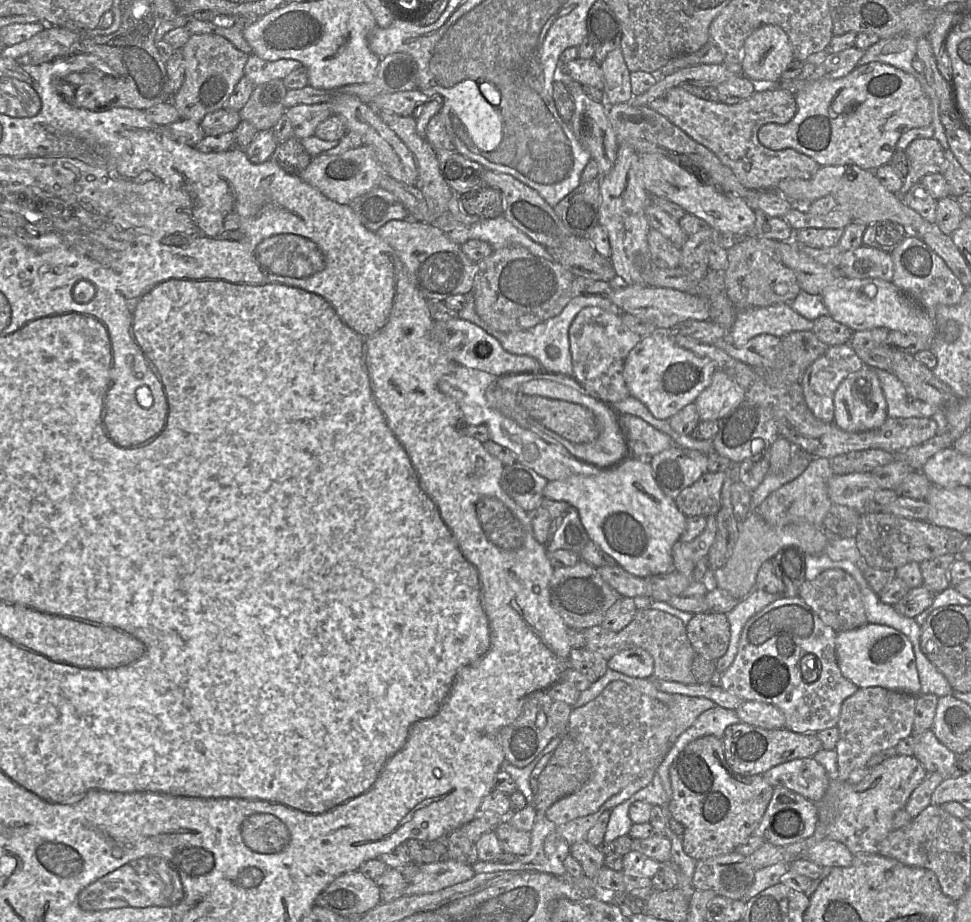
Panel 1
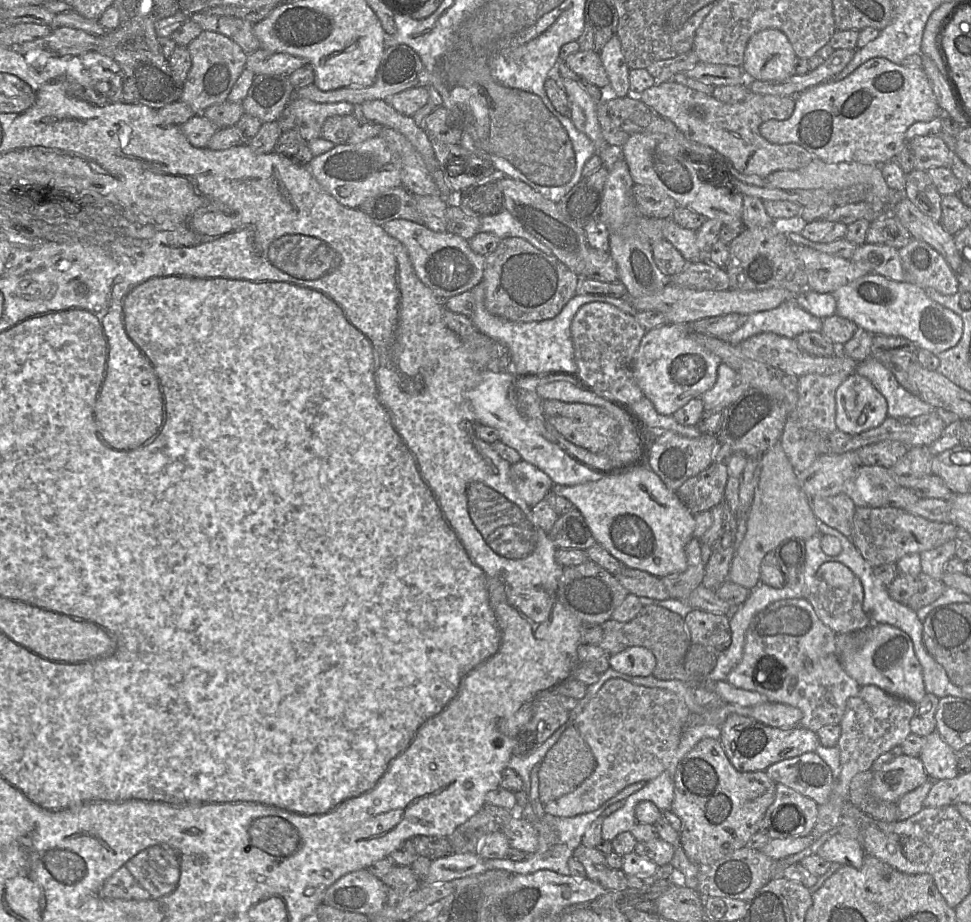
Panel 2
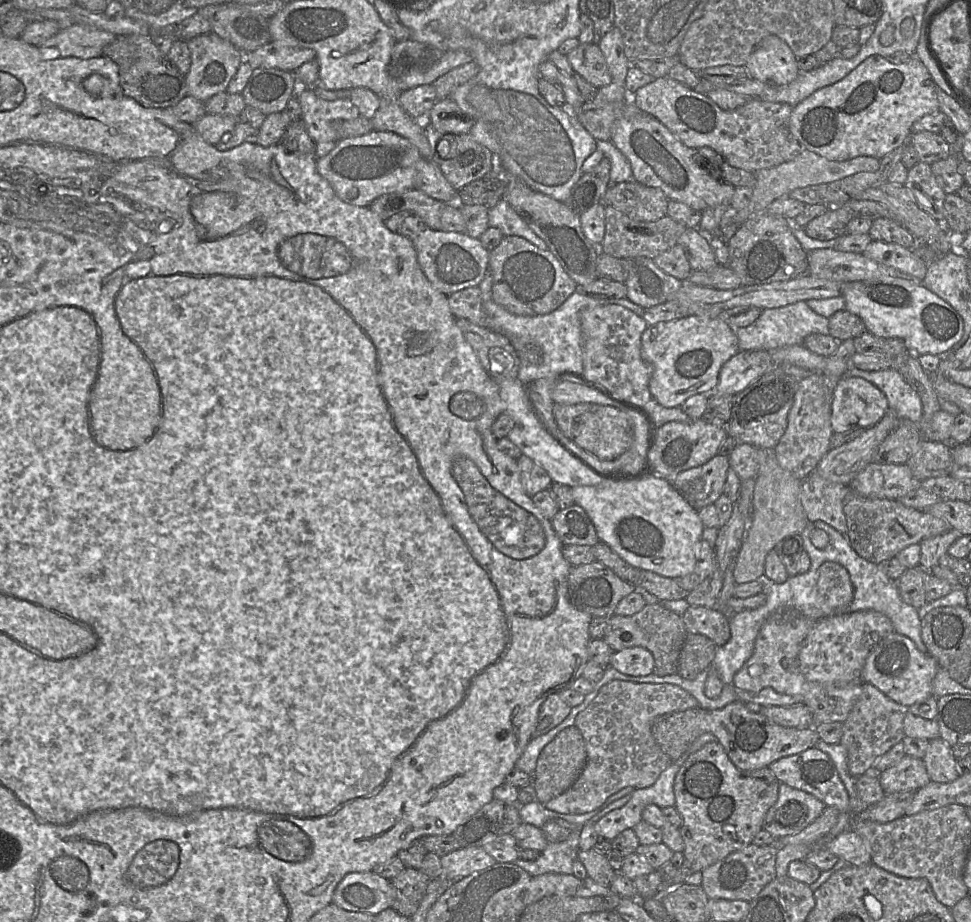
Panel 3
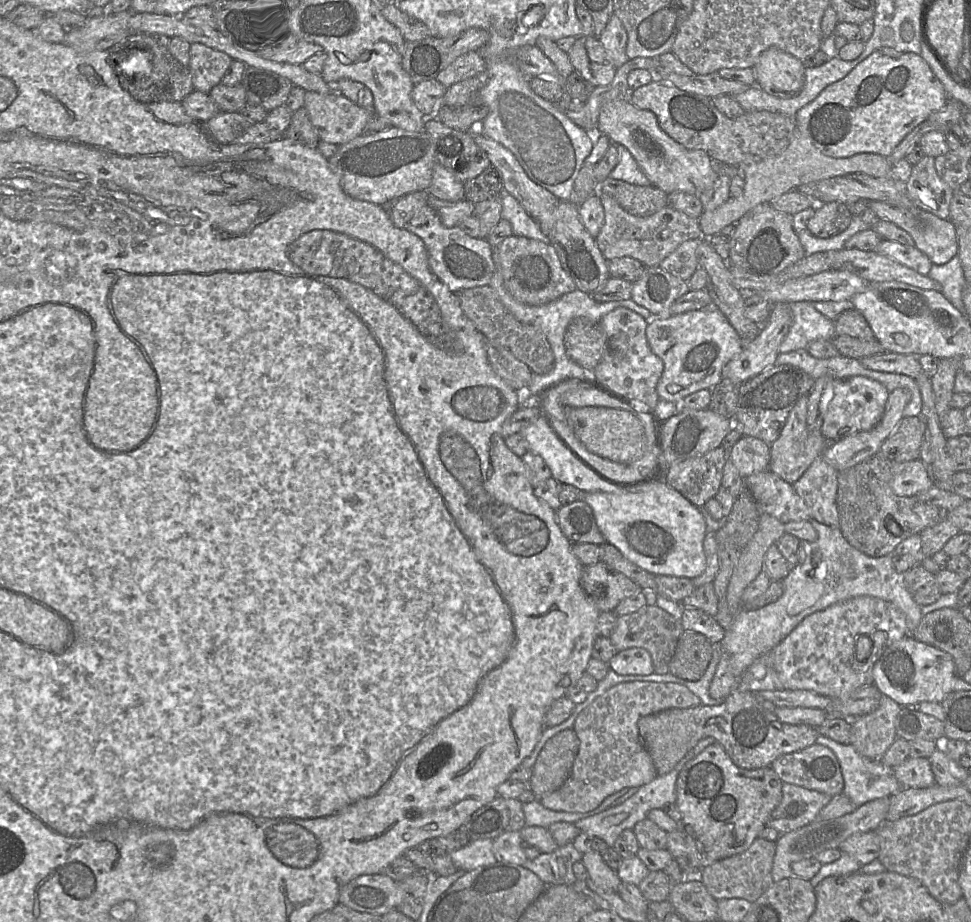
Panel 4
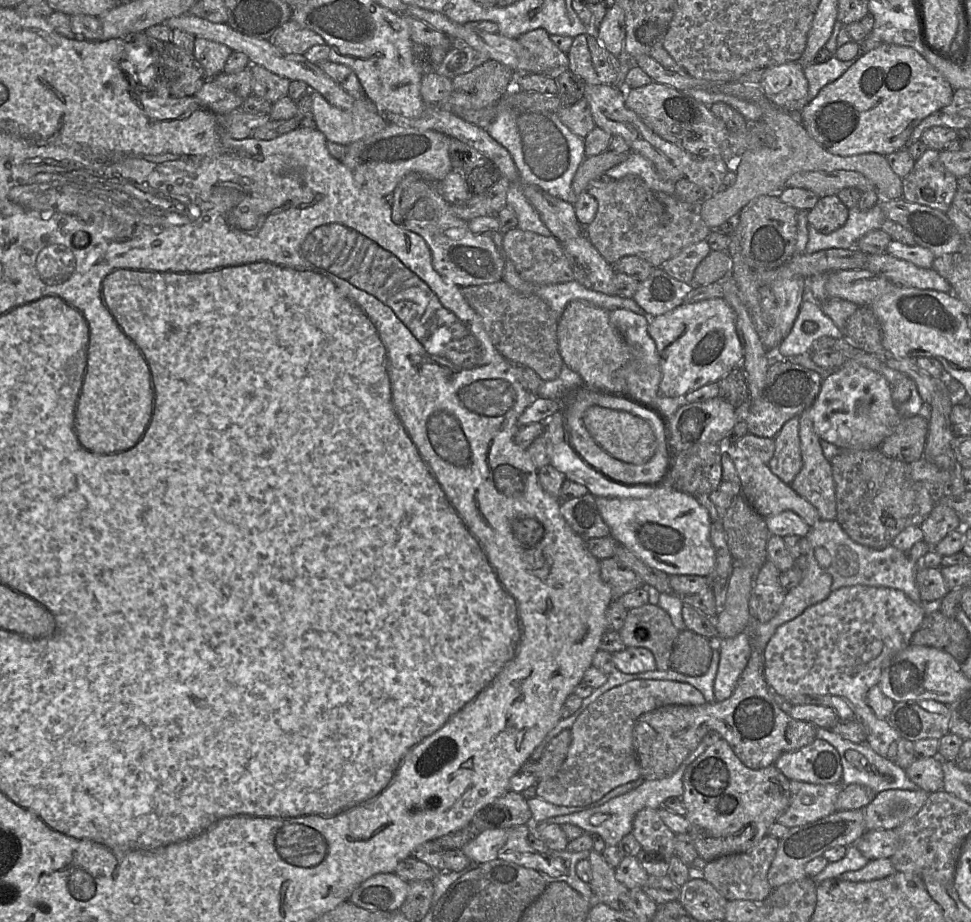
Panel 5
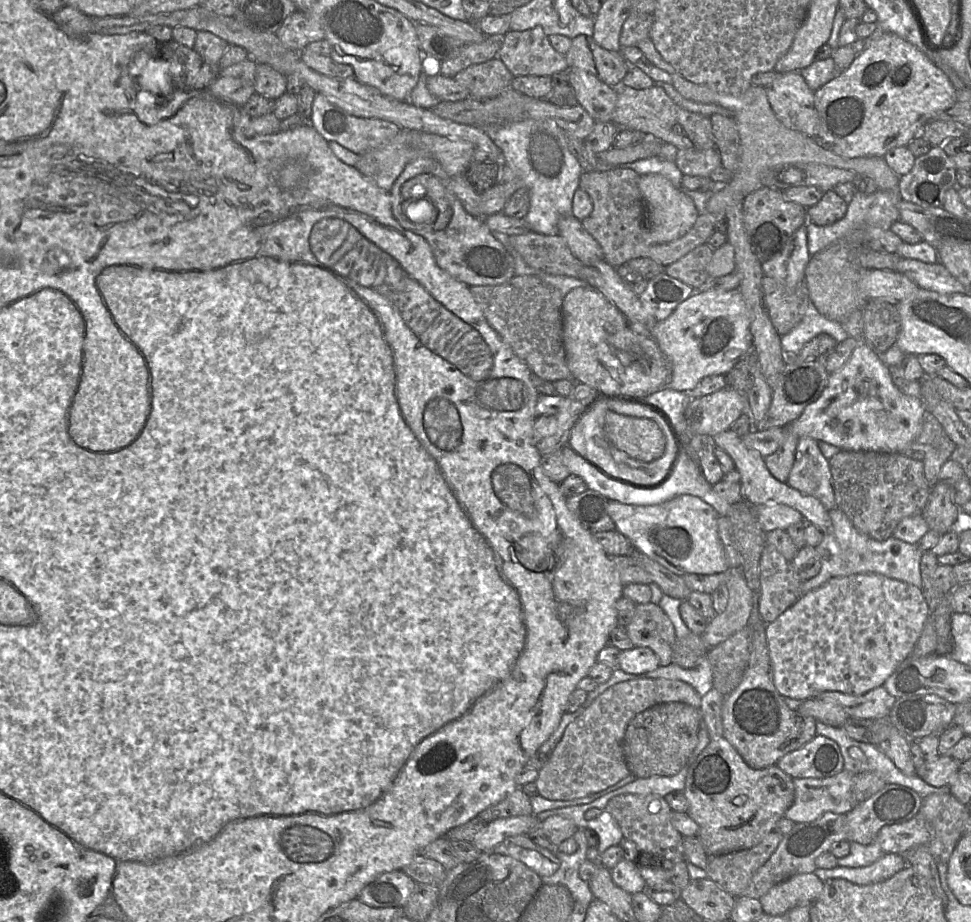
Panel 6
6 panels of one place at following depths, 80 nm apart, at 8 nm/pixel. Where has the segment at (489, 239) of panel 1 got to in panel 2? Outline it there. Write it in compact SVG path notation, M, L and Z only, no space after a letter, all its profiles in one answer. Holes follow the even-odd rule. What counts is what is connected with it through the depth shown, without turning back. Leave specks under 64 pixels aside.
M505 208L495 215L482 217L479 232L491 233L500 240L521 238L548 256L553 256L548 247L525 231L523 226Z

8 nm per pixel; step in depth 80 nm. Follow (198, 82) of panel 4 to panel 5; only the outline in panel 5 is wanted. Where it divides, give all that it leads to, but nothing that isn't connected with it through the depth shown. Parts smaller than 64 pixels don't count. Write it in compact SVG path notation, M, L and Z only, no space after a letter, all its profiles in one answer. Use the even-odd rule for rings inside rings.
M196 38L193 56L203 70L206 80L212 80L223 72L232 50L220 43Z

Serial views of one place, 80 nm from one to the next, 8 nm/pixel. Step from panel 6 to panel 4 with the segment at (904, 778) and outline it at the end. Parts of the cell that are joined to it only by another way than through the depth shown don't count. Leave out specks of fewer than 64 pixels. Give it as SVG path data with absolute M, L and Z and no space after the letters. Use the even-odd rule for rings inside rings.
M821 734L818 735L816 743L828 747L836 755L844 779L843 793L857 808L874 799L890 797L902 790L892 767L884 765L881 760L871 760L861 756L852 745L838 743Z

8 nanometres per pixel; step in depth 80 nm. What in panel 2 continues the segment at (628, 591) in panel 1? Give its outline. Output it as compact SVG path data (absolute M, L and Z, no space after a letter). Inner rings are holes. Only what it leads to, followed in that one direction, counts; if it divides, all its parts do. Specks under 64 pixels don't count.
M624 567L619 574L614 576L625 589L638 597L648 597L655 600L669 598L668 591L661 578L648 572Z

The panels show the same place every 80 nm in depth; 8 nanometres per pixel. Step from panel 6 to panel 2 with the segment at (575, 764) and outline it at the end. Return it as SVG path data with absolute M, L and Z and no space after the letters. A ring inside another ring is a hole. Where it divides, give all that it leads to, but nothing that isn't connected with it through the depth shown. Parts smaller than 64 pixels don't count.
M620 678L609 679L573 721L573 726L594 755L595 770L574 791L545 805L545 812L558 817L574 817L592 812L627 786L637 782L649 782L658 777L667 770L672 761L687 729L690 714L684 699L671 691L635 685Z

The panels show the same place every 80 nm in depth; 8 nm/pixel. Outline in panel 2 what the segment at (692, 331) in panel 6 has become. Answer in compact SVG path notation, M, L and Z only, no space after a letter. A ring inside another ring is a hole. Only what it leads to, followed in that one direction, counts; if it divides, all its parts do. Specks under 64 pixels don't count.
M666 323L647 331L634 354L634 380L659 414L672 415L715 384L721 359L696 343L689 334L688 324Z

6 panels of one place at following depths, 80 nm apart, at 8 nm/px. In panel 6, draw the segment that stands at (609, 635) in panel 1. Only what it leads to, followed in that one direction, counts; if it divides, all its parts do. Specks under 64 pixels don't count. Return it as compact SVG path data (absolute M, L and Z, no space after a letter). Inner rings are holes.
M653 602L637 604L634 616L625 627L634 647L649 647L657 655L660 666L672 663L673 647L676 642L674 625L664 610Z

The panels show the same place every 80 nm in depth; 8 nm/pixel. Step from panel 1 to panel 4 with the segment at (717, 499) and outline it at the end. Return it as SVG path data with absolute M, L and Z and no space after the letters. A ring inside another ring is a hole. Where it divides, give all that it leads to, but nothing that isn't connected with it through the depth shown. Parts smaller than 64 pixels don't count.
M719 446L704 455L668 467L664 481L698 508L714 498L722 486L728 452Z

